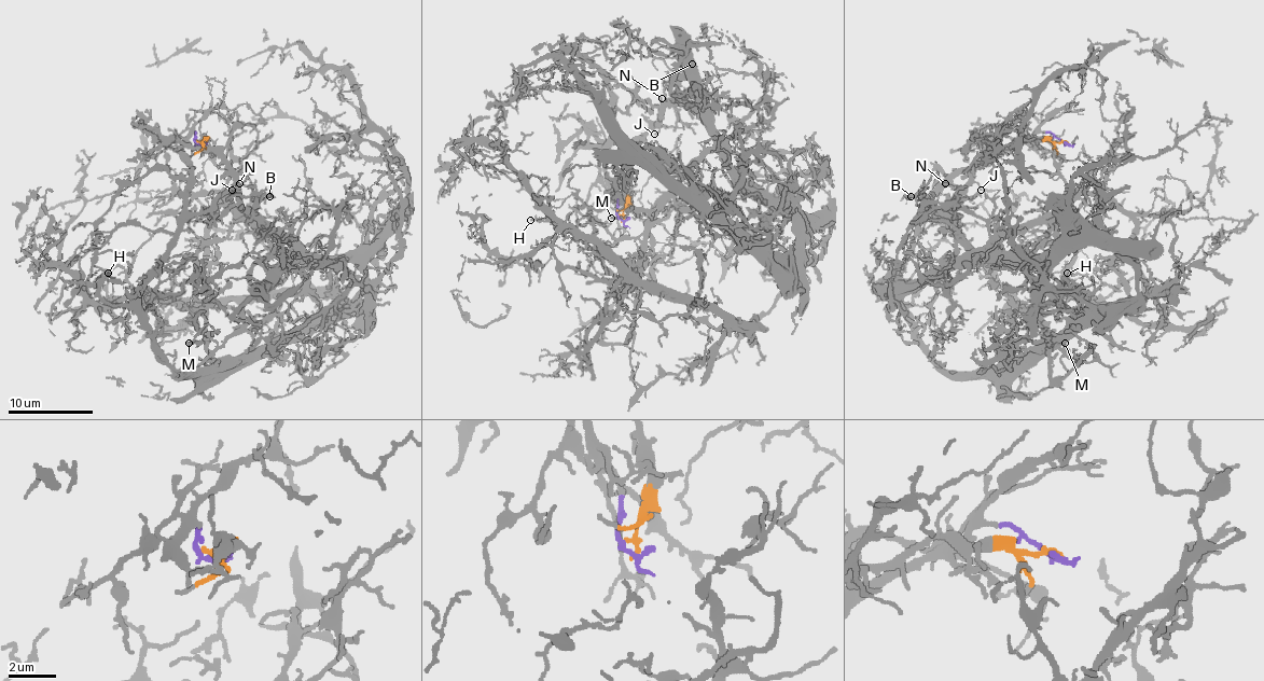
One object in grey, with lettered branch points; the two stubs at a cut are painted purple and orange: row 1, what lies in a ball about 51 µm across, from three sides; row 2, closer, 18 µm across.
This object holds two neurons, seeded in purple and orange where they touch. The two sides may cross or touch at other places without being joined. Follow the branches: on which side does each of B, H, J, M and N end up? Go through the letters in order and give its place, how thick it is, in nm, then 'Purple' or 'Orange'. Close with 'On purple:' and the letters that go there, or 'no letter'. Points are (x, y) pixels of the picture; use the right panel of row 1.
B: Place: (911, 196). Thickness 150 nm. Orange
H: Place: (1067, 273). Thickness 140 nm. Purple
J: Place: (981, 190). Thickness 120 nm. Orange
M: Place: (1065, 343). Thickness 120 nm. Purple
N: Place: (945, 183). Thickness 120 nm. Orange
On purple: H, M

